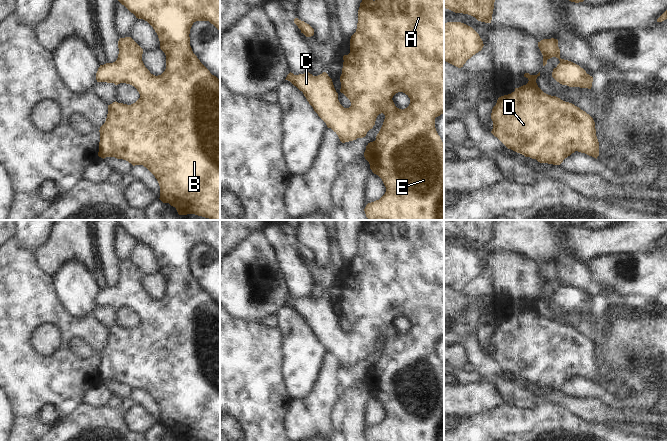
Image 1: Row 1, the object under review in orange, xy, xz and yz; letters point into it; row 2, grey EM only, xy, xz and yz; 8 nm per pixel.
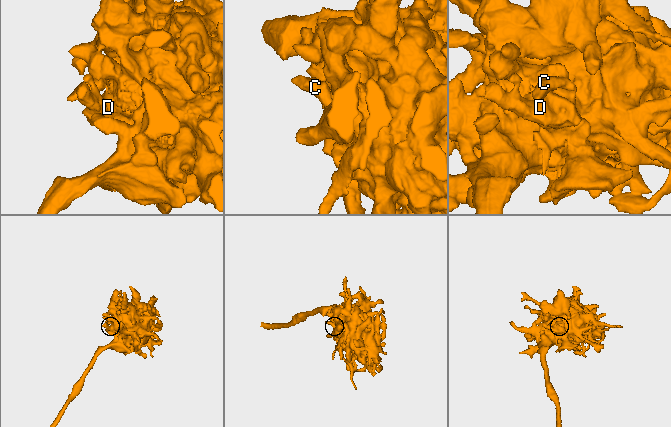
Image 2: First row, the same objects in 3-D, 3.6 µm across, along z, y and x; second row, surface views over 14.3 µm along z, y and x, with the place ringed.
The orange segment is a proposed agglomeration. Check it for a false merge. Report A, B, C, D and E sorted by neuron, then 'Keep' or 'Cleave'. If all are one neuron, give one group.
Groups: A B C D E. Keep

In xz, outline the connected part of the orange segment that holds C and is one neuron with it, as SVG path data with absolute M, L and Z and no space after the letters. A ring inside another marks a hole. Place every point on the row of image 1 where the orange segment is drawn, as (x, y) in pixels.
M362 0L358 10L357 29L350 39L350 53L344 55L343 60L340 92L350 100L351 106L349 108L344 108L340 104L332 79L326 72L318 76L313 76L309 72L299 75L290 72L285 80L290 81L303 92L314 111L326 123L327 127L338 135L342 143L365 137L375 125L377 116L381 113L385 115L376 140L368 143L364 157L369 162L372 172L382 179L386 192L379 200L366 205L364 209L366 217L369 220L444 220L444 143L435 128L435 118L444 114L444 0ZM398 92L403 92L410 98L409 106L403 110L397 108L392 100Z

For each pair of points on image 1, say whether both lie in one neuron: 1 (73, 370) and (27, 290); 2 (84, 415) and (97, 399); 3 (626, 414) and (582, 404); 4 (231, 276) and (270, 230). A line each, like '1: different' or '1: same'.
1: same
2: different
3: same
4: different

